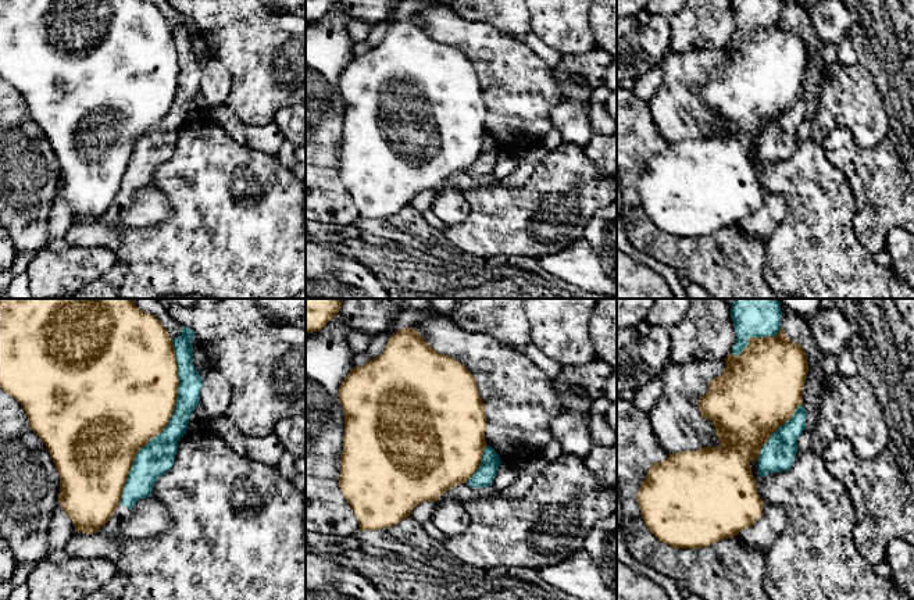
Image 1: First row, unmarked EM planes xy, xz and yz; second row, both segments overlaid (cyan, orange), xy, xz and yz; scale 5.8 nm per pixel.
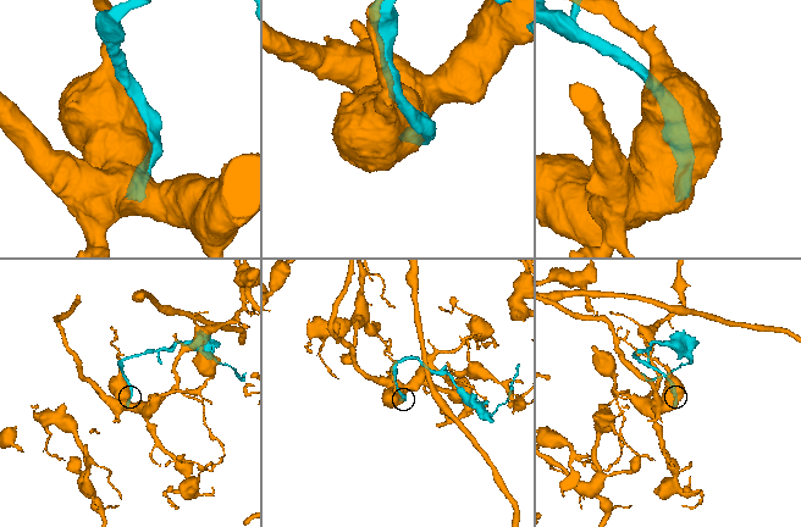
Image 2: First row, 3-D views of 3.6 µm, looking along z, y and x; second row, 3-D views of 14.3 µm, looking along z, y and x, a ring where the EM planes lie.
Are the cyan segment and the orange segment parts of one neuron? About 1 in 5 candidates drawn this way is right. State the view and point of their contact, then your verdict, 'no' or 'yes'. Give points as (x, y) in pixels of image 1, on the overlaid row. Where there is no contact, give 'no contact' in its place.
xy (168, 424) | no

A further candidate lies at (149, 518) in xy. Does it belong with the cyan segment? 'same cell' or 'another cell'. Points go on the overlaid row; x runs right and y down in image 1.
another cell

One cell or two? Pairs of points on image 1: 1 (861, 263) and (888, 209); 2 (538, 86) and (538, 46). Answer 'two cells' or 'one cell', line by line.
1: two cells
2: two cells

